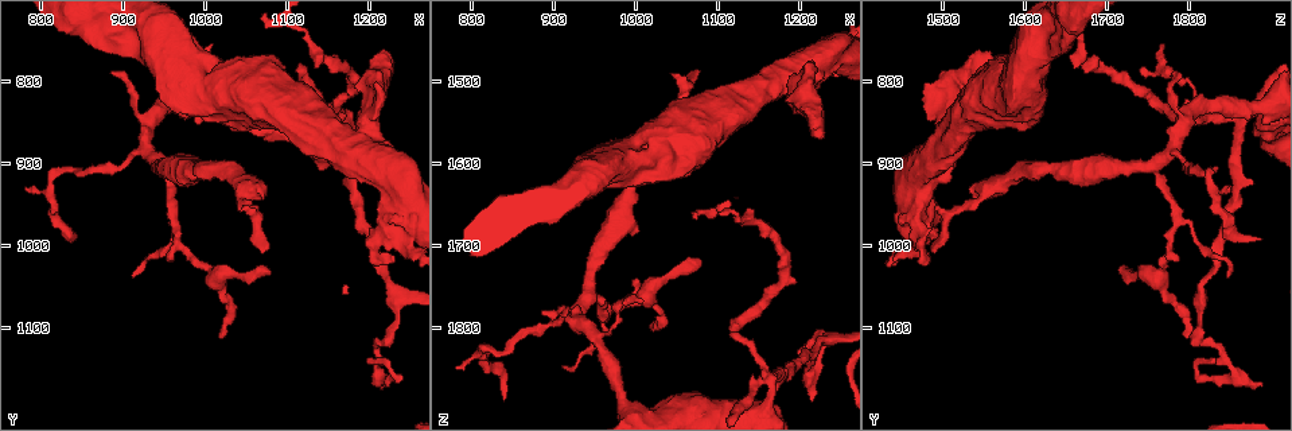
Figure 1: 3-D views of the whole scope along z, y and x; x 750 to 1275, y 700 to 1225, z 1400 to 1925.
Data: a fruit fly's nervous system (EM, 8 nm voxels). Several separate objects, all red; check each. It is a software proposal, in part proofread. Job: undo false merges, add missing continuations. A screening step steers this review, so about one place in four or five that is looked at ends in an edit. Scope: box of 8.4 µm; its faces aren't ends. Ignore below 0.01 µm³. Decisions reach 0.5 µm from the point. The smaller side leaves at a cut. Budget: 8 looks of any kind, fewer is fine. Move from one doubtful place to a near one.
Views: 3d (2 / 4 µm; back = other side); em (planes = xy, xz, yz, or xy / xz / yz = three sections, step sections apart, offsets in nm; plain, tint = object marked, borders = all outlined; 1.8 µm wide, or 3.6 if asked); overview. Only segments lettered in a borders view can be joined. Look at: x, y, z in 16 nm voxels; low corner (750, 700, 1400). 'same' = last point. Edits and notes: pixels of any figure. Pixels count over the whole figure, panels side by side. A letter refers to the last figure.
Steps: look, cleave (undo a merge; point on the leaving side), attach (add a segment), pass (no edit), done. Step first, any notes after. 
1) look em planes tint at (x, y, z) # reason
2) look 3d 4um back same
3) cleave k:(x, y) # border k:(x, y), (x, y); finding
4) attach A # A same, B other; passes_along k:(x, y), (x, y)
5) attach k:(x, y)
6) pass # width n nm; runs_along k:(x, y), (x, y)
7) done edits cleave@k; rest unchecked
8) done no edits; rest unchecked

look 3d 2um at (1230, 775, 1570) # thick end

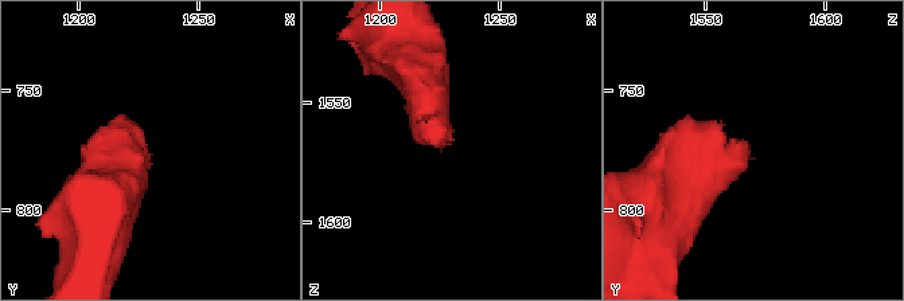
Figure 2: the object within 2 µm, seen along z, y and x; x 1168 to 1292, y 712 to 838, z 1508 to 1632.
look em planes tint at (1226, 775, 1570) # shape alone is not enough

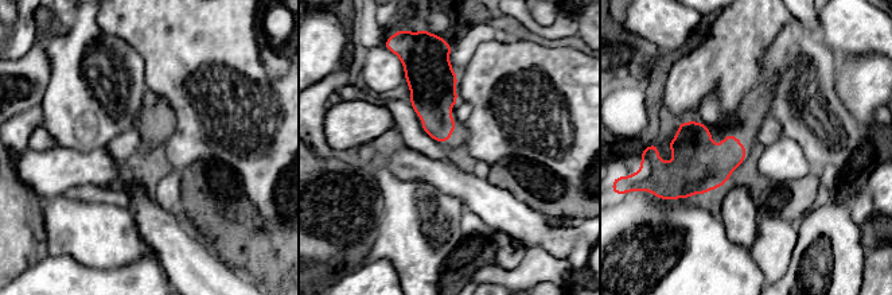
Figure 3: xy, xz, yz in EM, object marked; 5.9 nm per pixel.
look em planes borders same

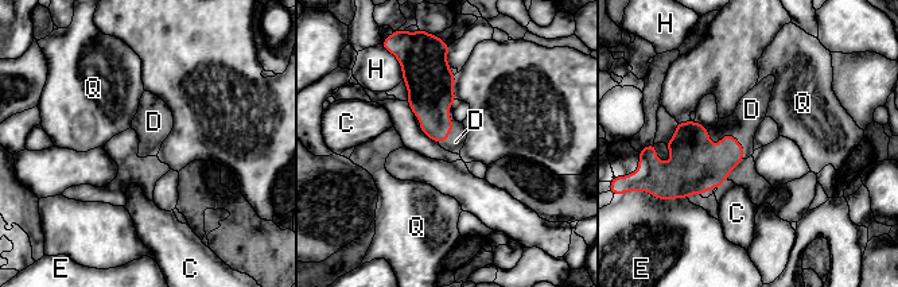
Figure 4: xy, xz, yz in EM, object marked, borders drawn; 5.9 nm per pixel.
attach D # C other, D same, E other, H other, Q other; it goes on there

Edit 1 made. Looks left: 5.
look overview

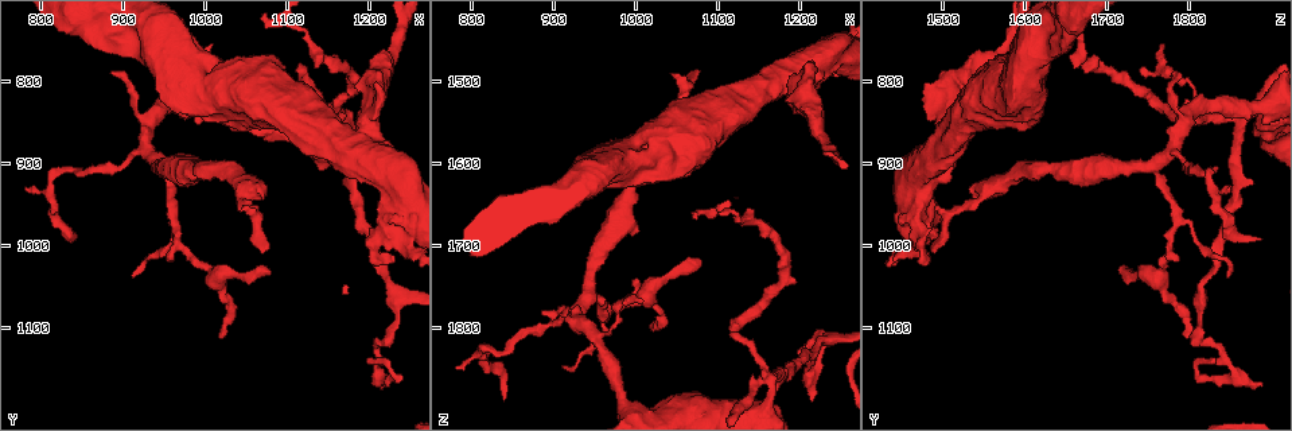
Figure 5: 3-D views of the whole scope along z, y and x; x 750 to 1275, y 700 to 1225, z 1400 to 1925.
look em 3.6um planes borders at (1185, 865, 1505) # four or more arms meet

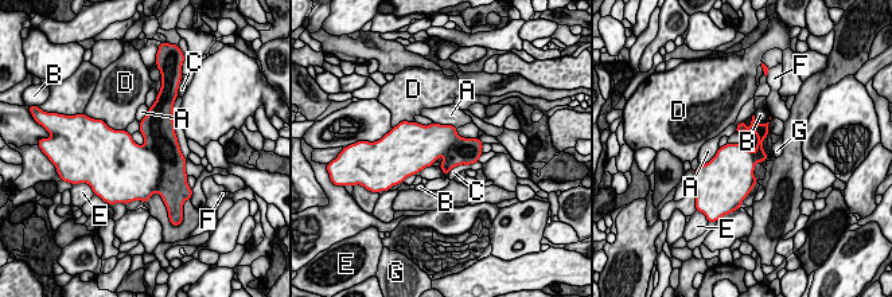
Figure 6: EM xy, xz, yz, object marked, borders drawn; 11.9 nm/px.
cleave 6:(172, 183) # A other, B other, C other, D other, E other, F other, G other; two neurons meet here

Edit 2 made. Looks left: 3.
done edits attach@4, cleave@6; rest unchecked

